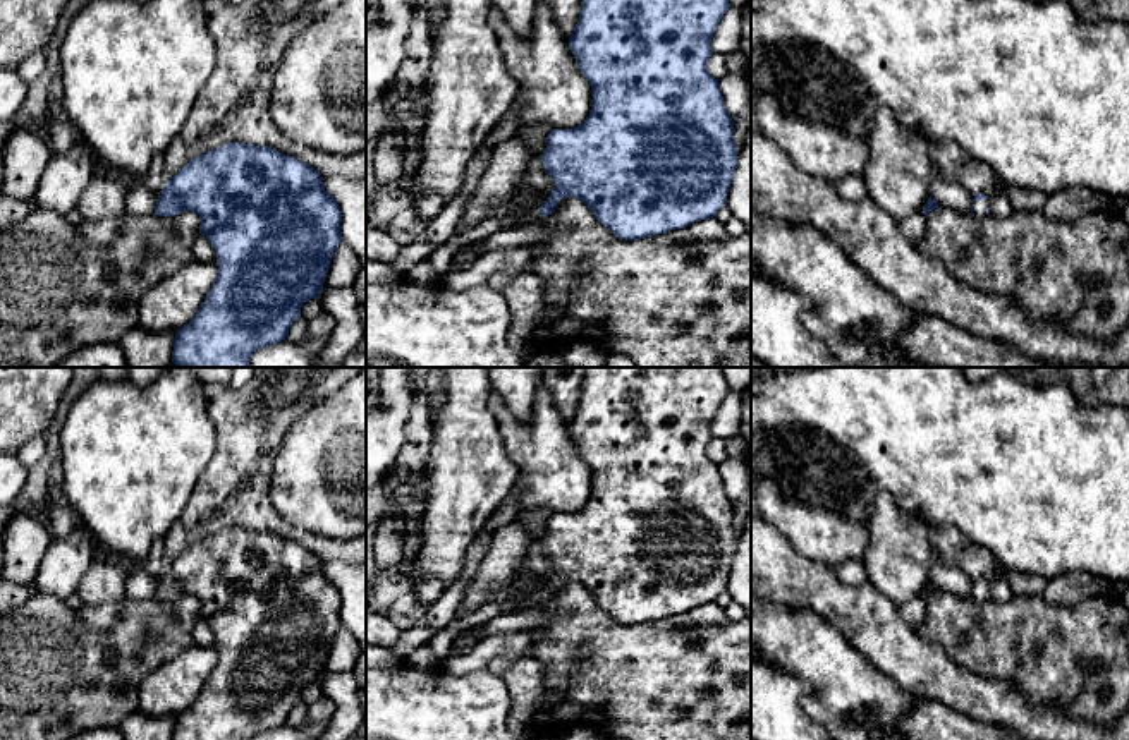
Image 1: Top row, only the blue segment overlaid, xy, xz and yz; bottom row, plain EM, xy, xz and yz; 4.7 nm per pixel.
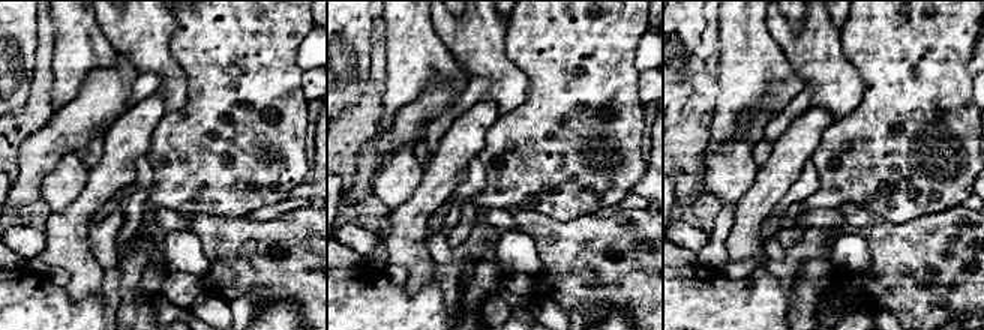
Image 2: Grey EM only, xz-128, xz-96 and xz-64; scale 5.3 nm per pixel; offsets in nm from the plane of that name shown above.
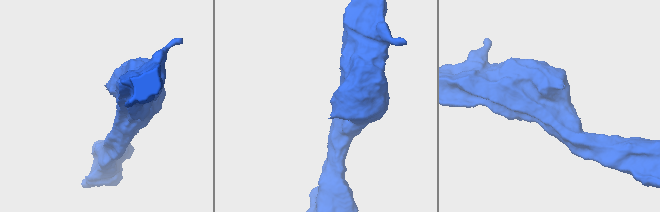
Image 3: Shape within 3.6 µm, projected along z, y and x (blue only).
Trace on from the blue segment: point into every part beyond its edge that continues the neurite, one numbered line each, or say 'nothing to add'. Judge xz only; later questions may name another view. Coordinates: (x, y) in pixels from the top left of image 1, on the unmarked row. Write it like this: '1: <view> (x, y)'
1: xz (531, 600)

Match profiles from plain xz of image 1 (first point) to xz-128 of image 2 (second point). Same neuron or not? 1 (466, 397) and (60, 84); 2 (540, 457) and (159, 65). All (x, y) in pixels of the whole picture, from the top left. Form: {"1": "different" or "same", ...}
{"1": "same", "2": "same"}

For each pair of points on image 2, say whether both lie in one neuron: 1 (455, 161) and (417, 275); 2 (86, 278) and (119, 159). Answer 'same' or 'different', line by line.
1: same
2: same

